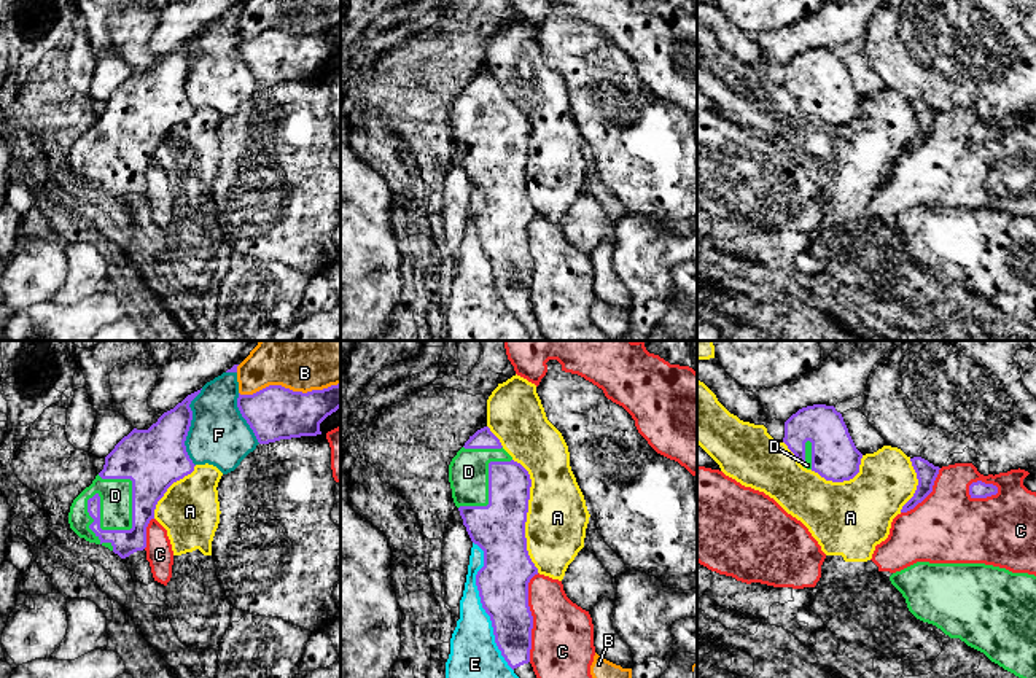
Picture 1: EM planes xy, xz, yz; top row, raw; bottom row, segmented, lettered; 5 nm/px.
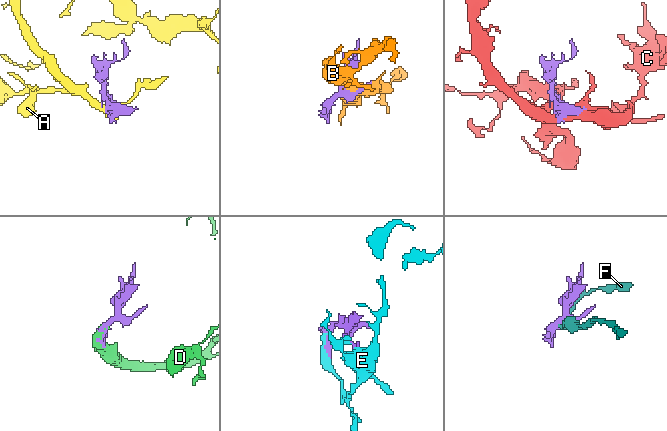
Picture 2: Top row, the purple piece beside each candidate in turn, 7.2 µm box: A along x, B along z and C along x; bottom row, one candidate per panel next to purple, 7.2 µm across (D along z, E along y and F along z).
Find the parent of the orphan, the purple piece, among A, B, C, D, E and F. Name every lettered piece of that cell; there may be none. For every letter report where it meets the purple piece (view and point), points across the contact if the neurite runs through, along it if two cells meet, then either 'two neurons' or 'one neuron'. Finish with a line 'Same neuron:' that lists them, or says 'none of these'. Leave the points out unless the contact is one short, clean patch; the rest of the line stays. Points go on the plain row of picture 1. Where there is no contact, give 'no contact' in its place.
A: contact xz (525, 158); two neurons
B: contact xy (288, 32); two neurons
C: contact xz (532, 260); two neurons
D: contact xy (99, 163); one neuron
E: contact xz (482, 250); two neurons
F: contact xy (190, 69); two neurons
Same neuron: D

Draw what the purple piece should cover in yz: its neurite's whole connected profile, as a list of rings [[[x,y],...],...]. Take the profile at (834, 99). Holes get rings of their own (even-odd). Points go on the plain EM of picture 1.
[[[834,49],[799,53],[785,65],[783,86],[804,111],[826,124],[843,126],[859,116],[863,97]]]

